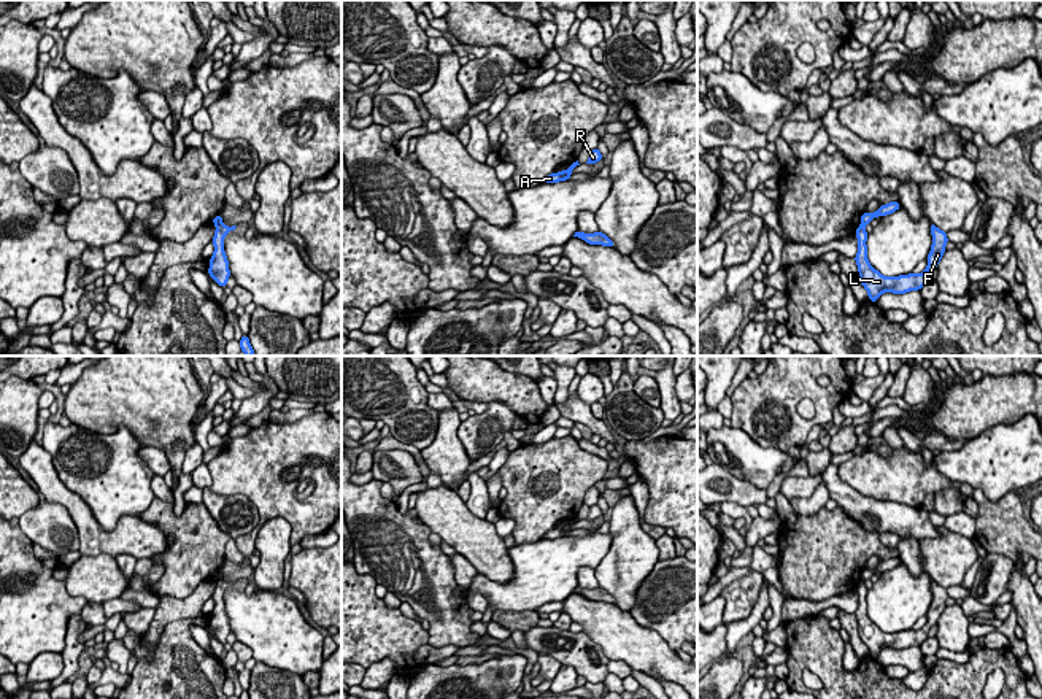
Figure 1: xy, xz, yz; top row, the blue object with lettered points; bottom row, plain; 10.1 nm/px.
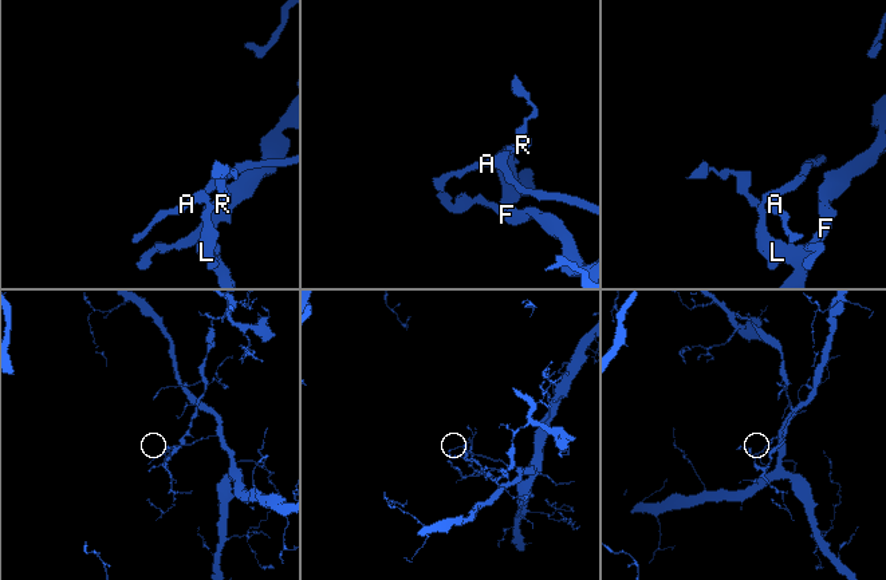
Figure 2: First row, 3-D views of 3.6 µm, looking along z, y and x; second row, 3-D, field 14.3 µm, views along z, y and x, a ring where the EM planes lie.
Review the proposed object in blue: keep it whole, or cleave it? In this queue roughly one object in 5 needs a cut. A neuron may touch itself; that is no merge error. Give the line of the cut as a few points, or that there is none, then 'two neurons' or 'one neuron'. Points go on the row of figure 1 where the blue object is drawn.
cut in xy along (221, 223), (216, 226); two neurons

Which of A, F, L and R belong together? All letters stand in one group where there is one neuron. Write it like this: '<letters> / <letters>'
A / F L R

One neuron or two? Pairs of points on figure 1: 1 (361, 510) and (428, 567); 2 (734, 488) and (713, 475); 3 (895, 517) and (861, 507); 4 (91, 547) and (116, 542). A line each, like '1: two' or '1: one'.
1: one
2: one
3: one
4: one

